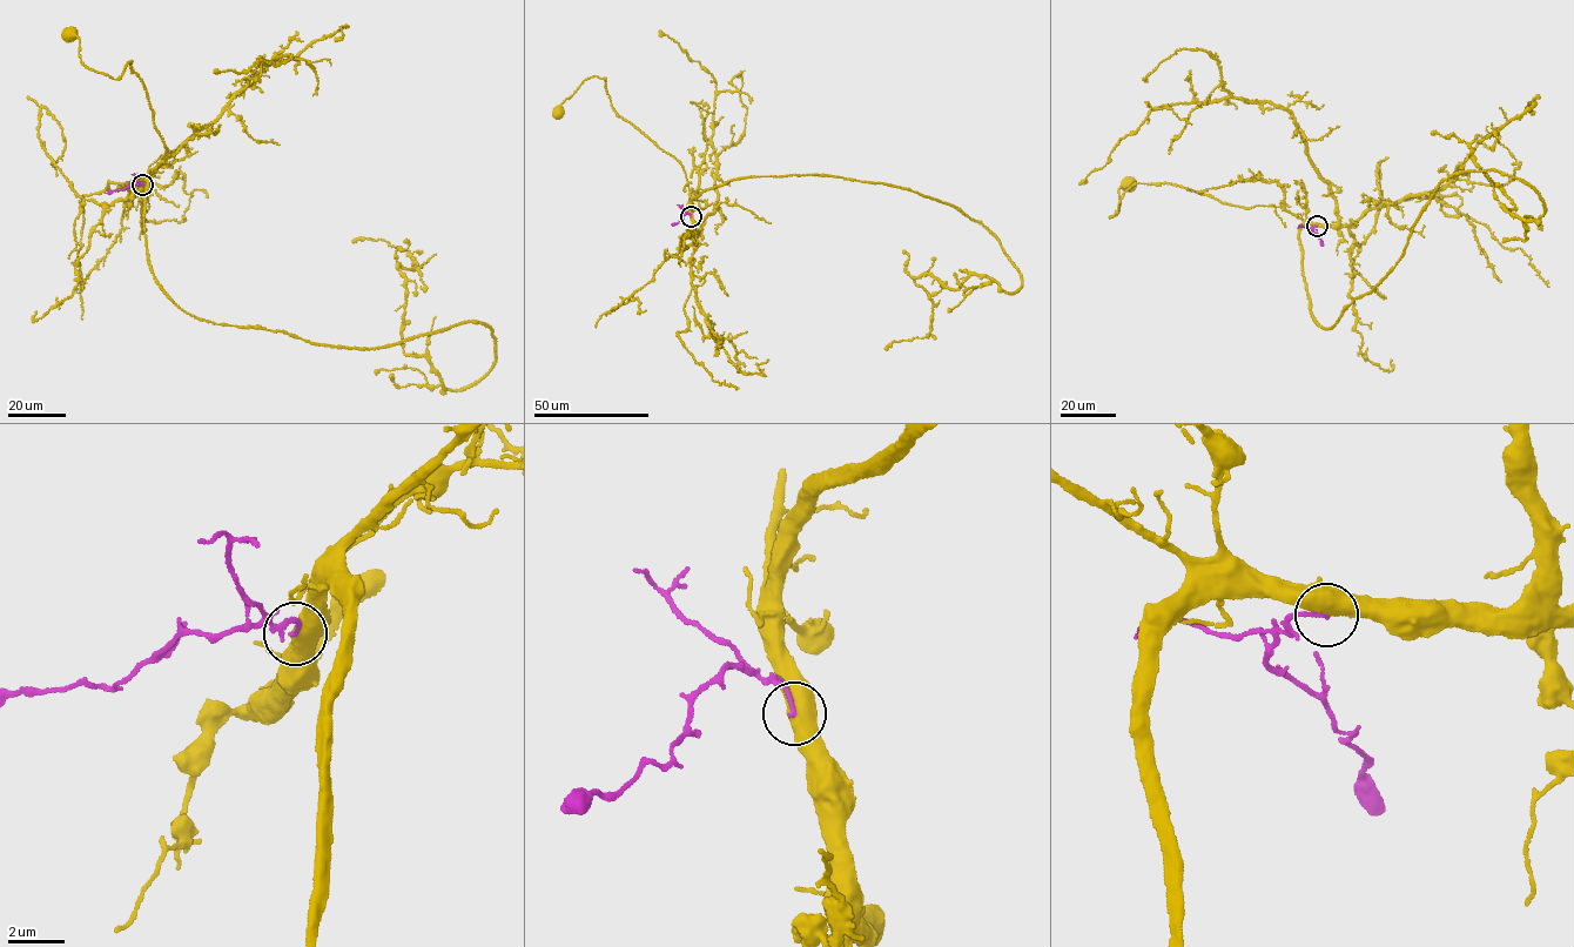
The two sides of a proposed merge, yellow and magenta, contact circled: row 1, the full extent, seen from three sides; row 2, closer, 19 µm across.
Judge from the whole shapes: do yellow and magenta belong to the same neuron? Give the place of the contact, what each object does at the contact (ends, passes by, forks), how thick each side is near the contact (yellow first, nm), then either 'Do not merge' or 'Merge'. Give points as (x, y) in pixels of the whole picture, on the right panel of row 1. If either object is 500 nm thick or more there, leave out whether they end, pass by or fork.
Place: (1317, 226). Thickness 500 nm (yellow) against 150 nm. Merge

